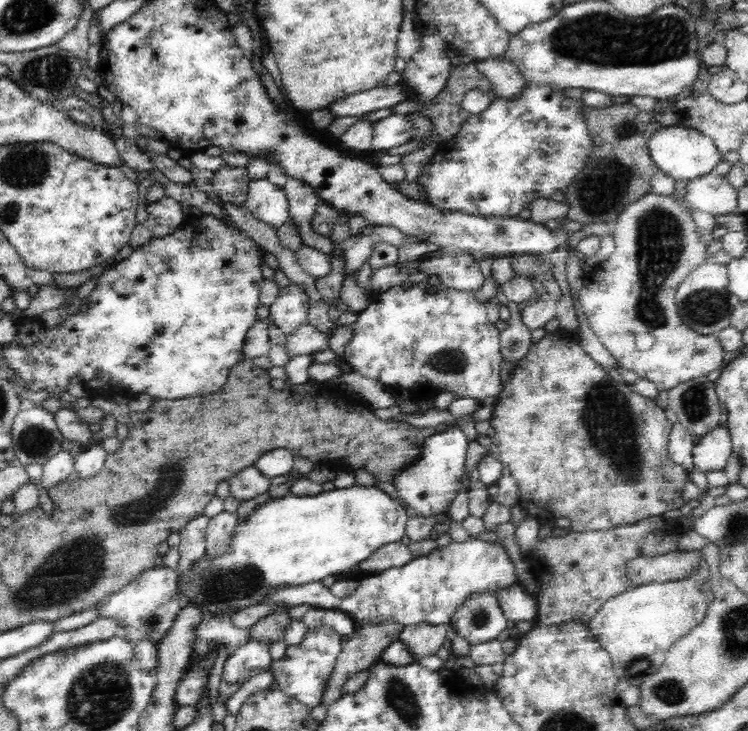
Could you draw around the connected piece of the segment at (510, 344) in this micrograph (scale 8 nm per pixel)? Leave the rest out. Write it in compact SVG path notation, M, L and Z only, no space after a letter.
M508 302L511 314L509 325L500 331L500 345L502 345L501 353L504 361L519 361L526 356L528 349L532 346L532 335L530 329L522 322L521 312L514 302Z

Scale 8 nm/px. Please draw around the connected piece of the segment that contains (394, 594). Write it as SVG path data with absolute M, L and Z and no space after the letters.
M469 538L463 542L452 541L445 547L437 546L427 555L415 557L404 566L369 574L358 582L350 596L344 598L334 596L328 587L318 581L274 589L263 603L285 604L288 607L307 604L342 610L356 622L400 622L402 627L418 622L440 625L449 624L456 608L474 592L497 591L514 584L518 584L518 580L506 549L498 541L488 543Z

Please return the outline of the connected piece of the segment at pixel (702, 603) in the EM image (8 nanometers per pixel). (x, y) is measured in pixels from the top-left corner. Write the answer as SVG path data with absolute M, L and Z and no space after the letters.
M702 560L686 578L671 579L670 582L664 583L642 584L632 590L626 590L622 594L616 594L602 603L598 612L590 619L589 628L600 646L610 655L614 673L619 679L640 686L647 676L655 674L659 670L674 642L677 642L683 635L689 634L698 626L699 622L702 622L706 616L707 606L714 598L714 589L708 568L706 562Z

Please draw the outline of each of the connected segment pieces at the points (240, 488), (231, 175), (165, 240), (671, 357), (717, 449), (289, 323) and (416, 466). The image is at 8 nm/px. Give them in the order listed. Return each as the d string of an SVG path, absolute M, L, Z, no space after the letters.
M256 465L240 470L238 474L227 480L230 485L231 495L239 501L256 498L270 490L270 478L264 476Z
M226 165L214 173L212 180L213 194L223 202L244 205L248 198L251 179L247 168L234 168Z
M204 215L201 217L191 217L176 229L173 234L166 237L152 238L141 247L137 247L125 259L116 262L112 268L105 270L98 278L96 288L90 292L88 298L78 301L78 312L74 315L68 314L64 322L54 328L44 328L36 316L22 316L18 320L18 334L10 342L1 346L1 358L5 359L5 364L13 370L13 376L19 382L19 389L28 391L46 390L48 397L58 398L62 392L66 391L72 378L78 378L89 388L94 390L105 390L109 396L114 395L134 395L146 394L154 398L190 398L190 396L213 394L220 390L227 382L227 375L230 374L232 366L246 360L242 354L243 343L246 342L247 331L252 323L258 320L256 310L260 304L260 286L263 284L262 266L264 255L261 246L252 240L246 233L240 231L235 225L222 222L214 216Z
M646 194L625 207L615 221L615 251L599 264L600 268L596 268L592 276L600 282L584 282L579 300L586 322L620 367L636 372L638 379L654 382L660 391L670 390L692 378L707 376L724 360L725 350L716 333L704 336L688 328L680 317L675 300L677 289L686 275L702 262L711 260L706 251L709 242L702 240L703 235L699 234L691 214L678 205L672 195Z
M727 425L718 426L693 446L693 467L705 474L712 471L722 471L728 464L728 458L732 456L732 452L730 430Z
M291 283L279 291L275 302L270 304L269 320L285 334L306 324L309 313L310 294L302 284Z
M452 425L447 430L435 433L424 441L418 460L412 465L406 465L400 469L397 476L393 478L397 498L407 507L411 514L416 516L436 516L436 514L447 513L452 501L458 496L462 487L462 474L464 474L464 461L466 460L466 449L470 440L462 433L458 426Z

